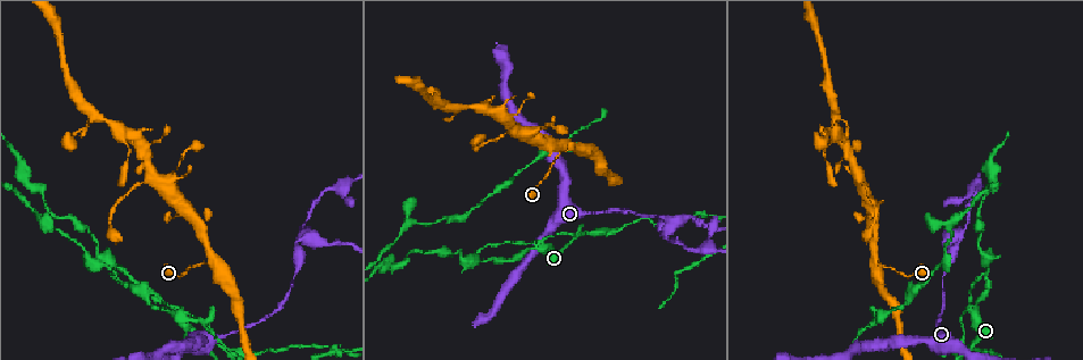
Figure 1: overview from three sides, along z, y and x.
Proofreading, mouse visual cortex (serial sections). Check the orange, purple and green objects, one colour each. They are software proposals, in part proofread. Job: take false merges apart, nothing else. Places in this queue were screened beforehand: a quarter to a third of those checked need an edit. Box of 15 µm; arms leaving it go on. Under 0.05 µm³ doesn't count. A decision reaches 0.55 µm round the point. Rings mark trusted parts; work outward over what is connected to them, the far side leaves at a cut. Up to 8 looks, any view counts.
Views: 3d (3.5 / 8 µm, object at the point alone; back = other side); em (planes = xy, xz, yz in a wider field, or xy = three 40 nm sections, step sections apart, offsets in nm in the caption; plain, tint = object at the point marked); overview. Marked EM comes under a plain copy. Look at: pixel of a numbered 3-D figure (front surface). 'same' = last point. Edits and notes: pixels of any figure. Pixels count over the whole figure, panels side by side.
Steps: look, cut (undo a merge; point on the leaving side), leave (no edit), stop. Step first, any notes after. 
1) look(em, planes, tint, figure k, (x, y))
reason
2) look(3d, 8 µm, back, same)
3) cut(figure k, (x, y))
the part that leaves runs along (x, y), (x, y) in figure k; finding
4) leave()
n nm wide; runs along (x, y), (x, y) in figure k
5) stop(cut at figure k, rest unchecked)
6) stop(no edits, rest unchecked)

look(3d, 8 µm, figure 1, (876, 262))
abrupt turn

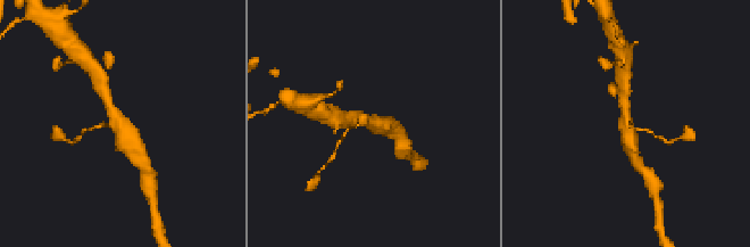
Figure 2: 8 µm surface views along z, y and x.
look(3d, 3.5 µm, back, figure 2, (629, 122))
zoom in

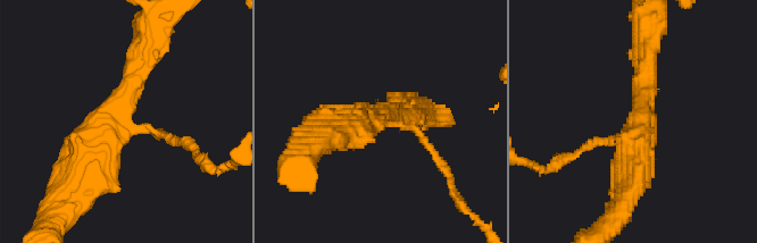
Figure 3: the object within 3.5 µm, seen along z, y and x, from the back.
leave()
runs along (600, 143), (635, 125), (647, 56) in figure 3; all the same cell

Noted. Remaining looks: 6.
look(3d, 3.5 µm, figure 1, (518, 129))
small branch off a trunk

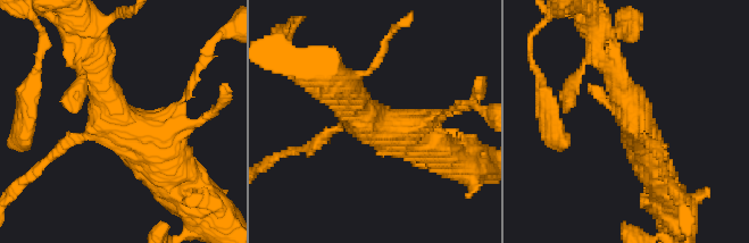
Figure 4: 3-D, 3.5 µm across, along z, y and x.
look(em, xy, step 5, tint, figure 4, (373, 119))

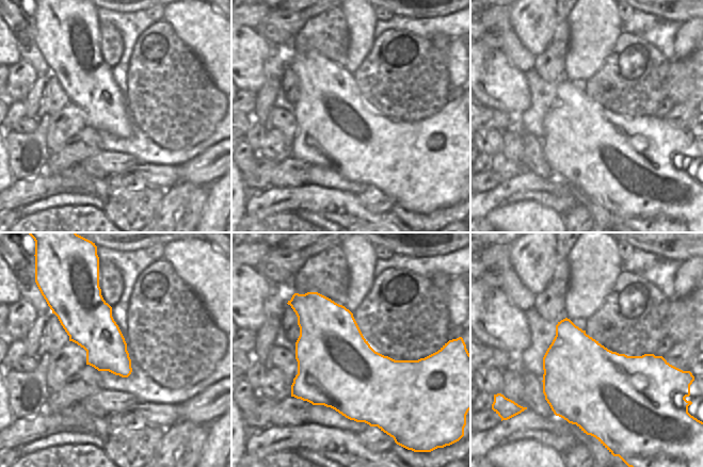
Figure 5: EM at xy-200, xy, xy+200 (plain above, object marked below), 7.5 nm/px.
leave()
3 arms; arms of 150, 350, 500 nm; runs along (173, 172), (110, 109), (89, 53) in figure 4; continuous, no second cell

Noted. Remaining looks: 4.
look(3d, 3.5 µm, figure 1, (511, 261))
thin neck

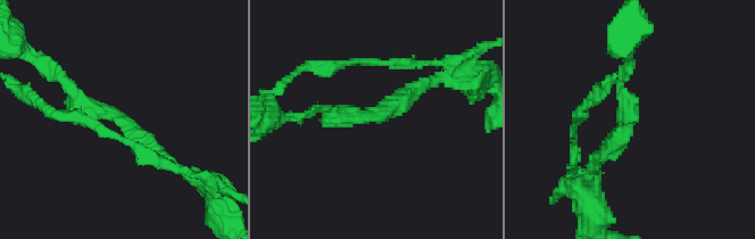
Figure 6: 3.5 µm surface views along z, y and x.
look(em, xy, step 1, tint, figure 6, (369, 115))
arms of 200, 200 nm; need the tissue

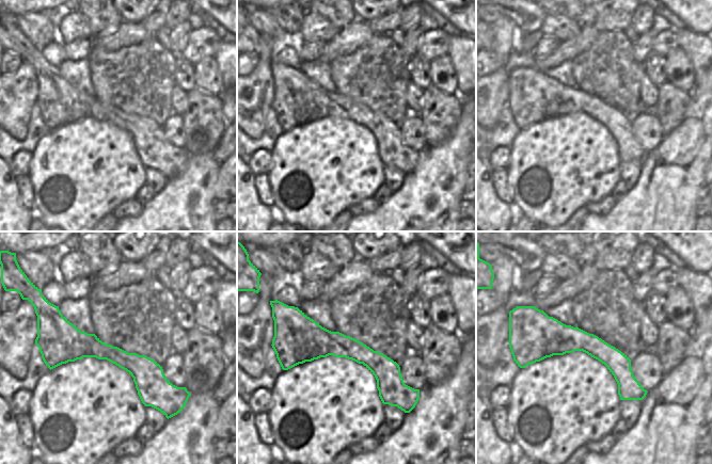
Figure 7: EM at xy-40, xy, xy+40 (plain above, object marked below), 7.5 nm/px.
leave()
runs along (167, 161), (58, 73) in figure 6; continuous, no second cell

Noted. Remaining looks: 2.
stop(no edits, rest unchecked)

